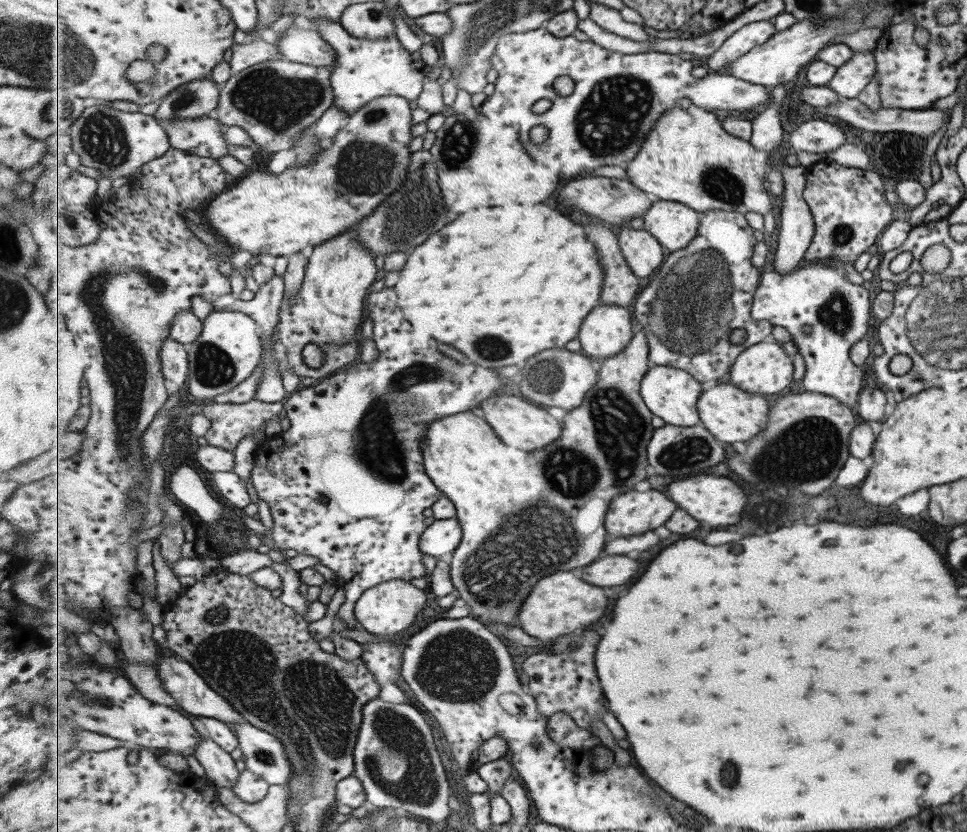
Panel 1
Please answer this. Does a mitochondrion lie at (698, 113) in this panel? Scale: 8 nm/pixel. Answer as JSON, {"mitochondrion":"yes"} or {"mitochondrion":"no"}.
{"mitochondrion":"no"}

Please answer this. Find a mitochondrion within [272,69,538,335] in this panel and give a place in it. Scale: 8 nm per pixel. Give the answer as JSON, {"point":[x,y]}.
{"point":[363,168]}

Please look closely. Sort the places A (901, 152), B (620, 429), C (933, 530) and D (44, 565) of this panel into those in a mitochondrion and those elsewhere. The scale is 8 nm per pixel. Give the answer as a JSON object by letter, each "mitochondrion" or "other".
{"A":"mitochondrion","B":"mitochondrion","C":"other","D":"other"}

